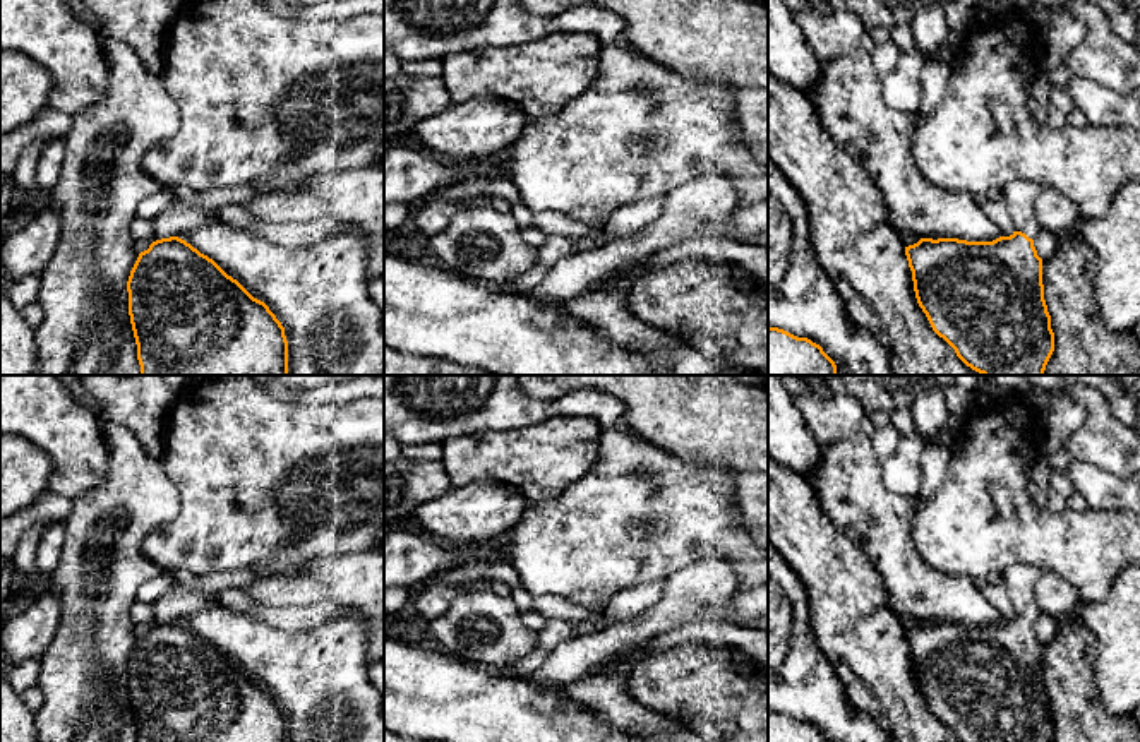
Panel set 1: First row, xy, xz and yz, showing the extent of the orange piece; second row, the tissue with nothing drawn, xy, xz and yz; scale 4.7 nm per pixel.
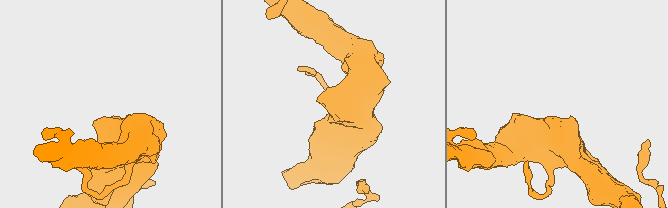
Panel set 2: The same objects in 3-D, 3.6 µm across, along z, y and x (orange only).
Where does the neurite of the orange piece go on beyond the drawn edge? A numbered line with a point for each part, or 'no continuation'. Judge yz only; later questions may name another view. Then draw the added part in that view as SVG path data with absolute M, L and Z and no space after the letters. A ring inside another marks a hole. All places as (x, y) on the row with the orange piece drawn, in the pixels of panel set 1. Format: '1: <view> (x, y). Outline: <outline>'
1: yz (1020, 197). Outline: M1017 180L1001 188L1015 231L1022 231L1032 240L1042 230L1035 212L1037 197L1042 190L1041 185L1030 180Z

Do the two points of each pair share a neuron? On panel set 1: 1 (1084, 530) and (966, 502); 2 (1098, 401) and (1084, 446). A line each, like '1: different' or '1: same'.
1: same
2: same

